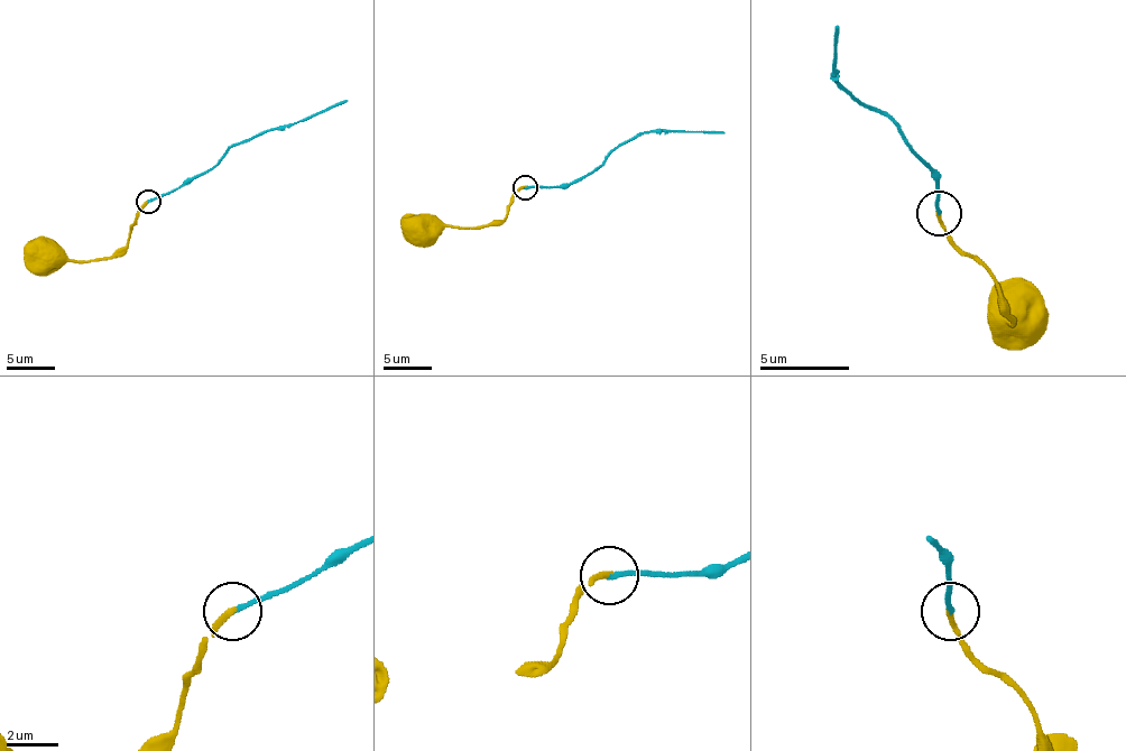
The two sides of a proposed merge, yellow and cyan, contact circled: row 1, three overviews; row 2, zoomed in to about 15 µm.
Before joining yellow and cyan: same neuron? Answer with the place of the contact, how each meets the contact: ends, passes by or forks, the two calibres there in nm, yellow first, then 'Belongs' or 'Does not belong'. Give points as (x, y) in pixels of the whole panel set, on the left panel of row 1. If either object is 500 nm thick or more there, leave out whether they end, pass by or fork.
Place: (148, 201). At the ring yellow ends. At the ring cyan ends. Thickness 240 nm (yellow) against 190 nm. Belongs

